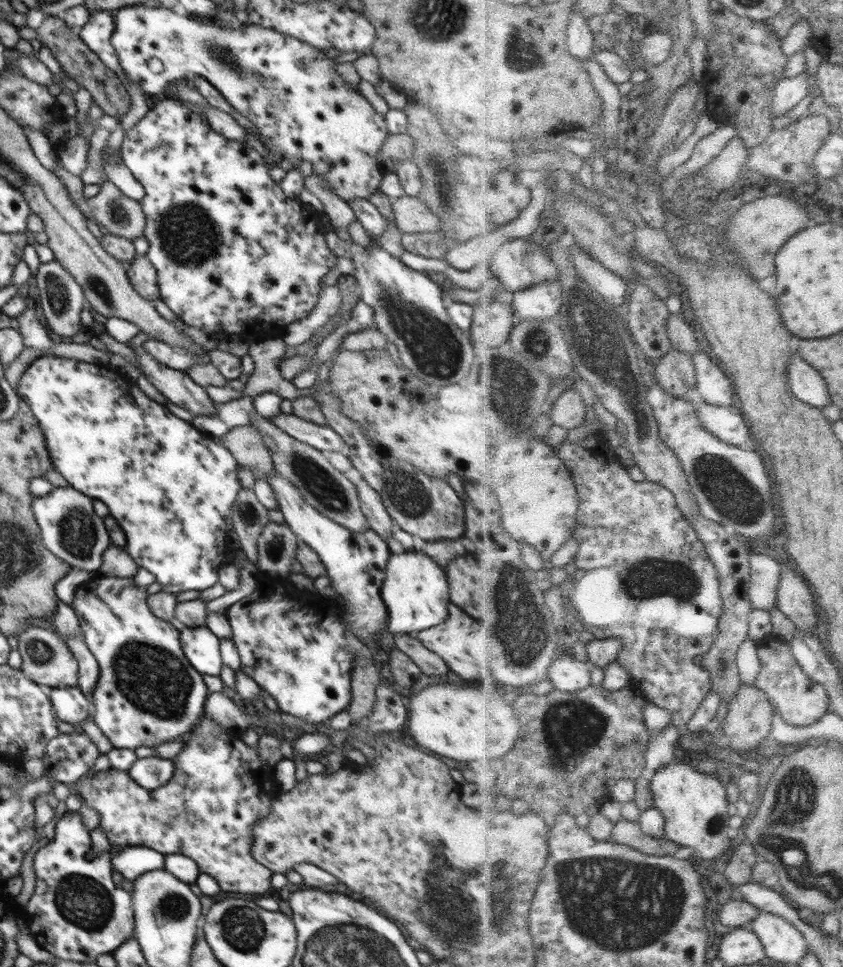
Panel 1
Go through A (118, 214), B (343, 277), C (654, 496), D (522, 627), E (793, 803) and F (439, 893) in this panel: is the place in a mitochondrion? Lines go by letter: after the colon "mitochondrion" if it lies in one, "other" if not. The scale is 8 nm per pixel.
A: mitochondrion
B: other
C: other
D: mitochondrion
E: mitochondrion
F: mitochondrion

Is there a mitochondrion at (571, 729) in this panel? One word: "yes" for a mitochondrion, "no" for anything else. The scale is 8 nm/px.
yes

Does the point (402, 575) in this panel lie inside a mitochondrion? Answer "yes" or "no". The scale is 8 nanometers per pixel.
no

